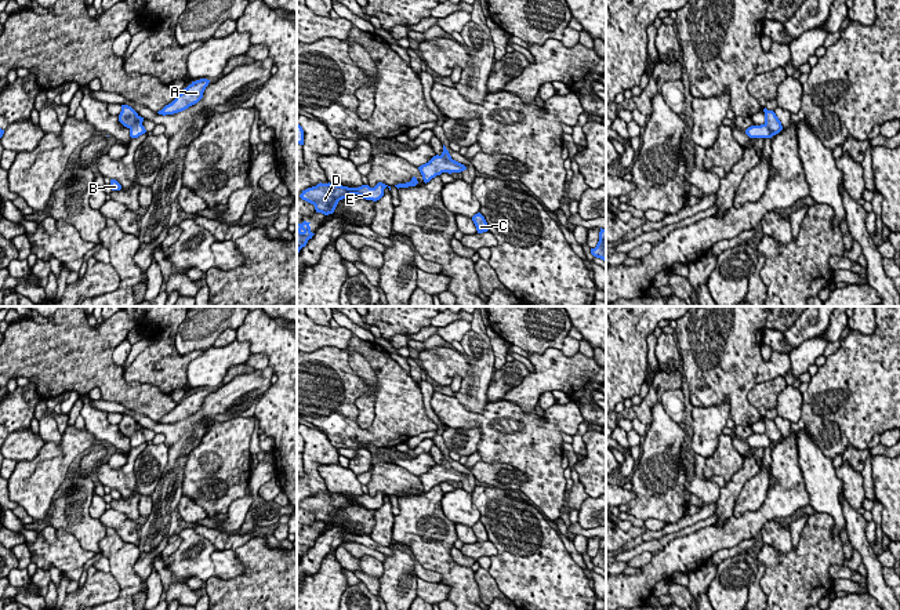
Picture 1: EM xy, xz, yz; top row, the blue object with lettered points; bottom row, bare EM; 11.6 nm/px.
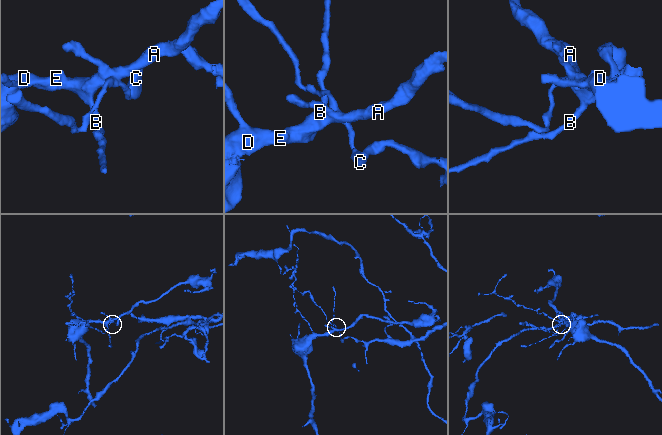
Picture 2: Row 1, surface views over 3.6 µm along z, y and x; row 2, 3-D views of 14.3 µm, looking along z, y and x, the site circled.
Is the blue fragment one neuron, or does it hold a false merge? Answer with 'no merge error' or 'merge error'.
merge error

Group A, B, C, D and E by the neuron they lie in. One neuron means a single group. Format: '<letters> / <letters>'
A B D E / C

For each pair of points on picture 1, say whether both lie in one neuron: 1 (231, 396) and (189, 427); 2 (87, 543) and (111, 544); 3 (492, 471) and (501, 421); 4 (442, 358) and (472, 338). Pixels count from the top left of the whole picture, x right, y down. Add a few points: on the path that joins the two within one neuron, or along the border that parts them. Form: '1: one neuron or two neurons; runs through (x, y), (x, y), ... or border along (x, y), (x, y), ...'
1: one neuron; runs through (221, 405), (199, 418)
2: two neurons; border along (106, 536), (100, 541), (97, 552)
3: two neurons; border along (482, 460), (510, 464), (523, 474)
4: two neurons; border along (467, 356), (471, 369), (463, 378)

